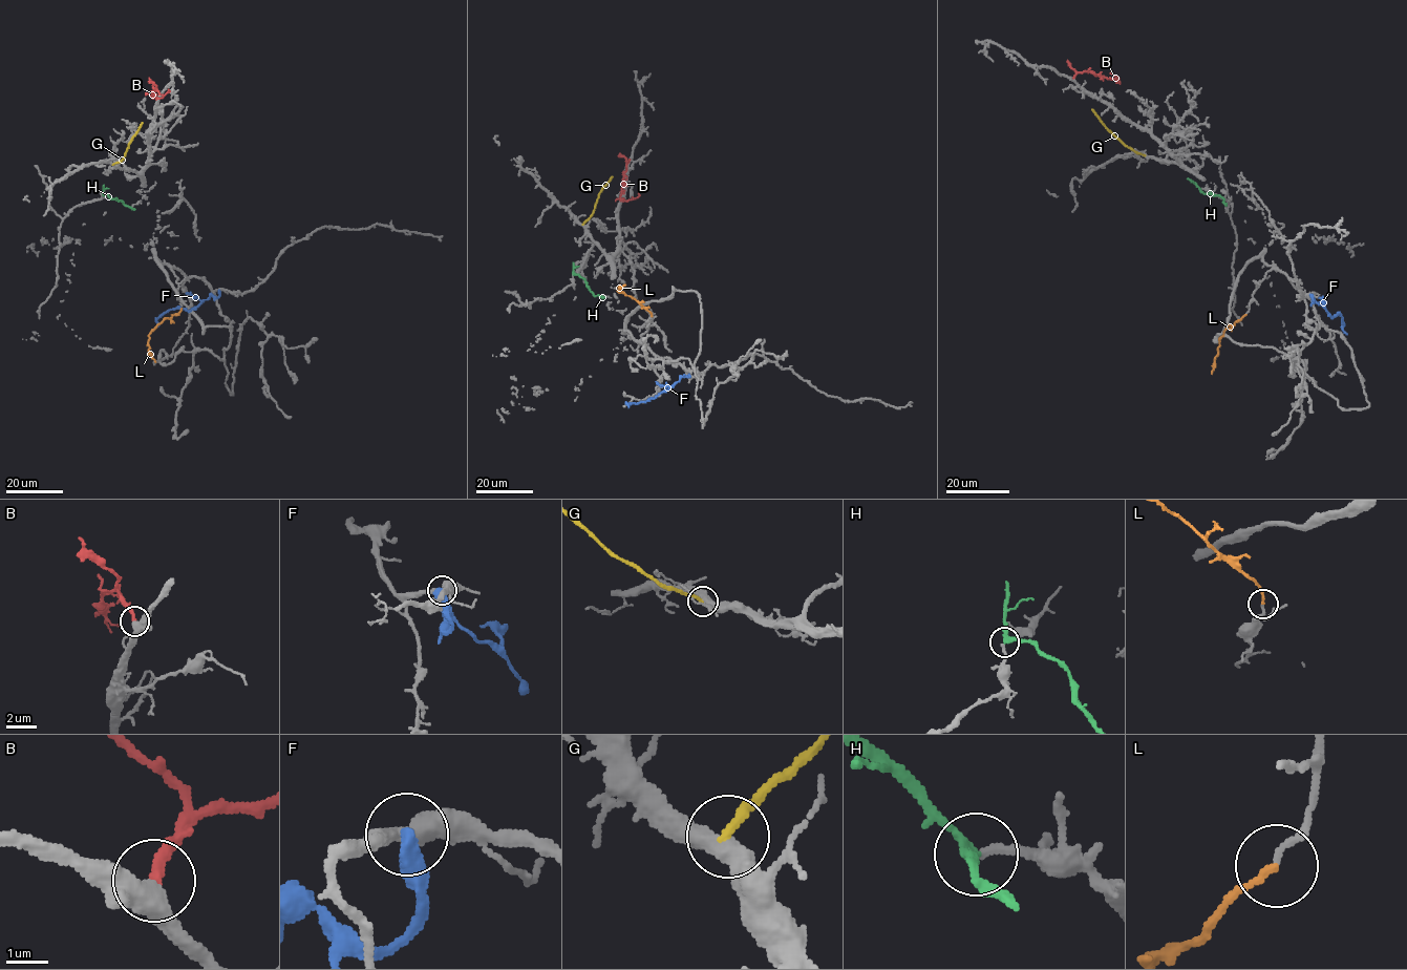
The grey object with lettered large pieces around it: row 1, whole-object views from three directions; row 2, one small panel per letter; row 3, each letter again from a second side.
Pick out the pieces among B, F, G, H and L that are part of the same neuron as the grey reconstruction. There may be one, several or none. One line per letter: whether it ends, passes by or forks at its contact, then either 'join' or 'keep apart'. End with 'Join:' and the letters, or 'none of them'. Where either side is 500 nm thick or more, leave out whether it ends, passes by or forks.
B: it ends | join
F: keep apart
G: it ends | keep apart
H: it passes by | keep apart
L: it ends | join
Join: B, L

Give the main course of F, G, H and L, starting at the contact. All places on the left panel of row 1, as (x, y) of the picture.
F: (218, 290), (217, 297), (210, 295), (189, 310), (167, 310), (156, 320), (158, 325)
G: (112, 165), (125, 155), (129, 143), (143, 122)
H: (103, 194), (135, 209)
L: (180, 308), (149, 335), (149, 354), (155, 362)

